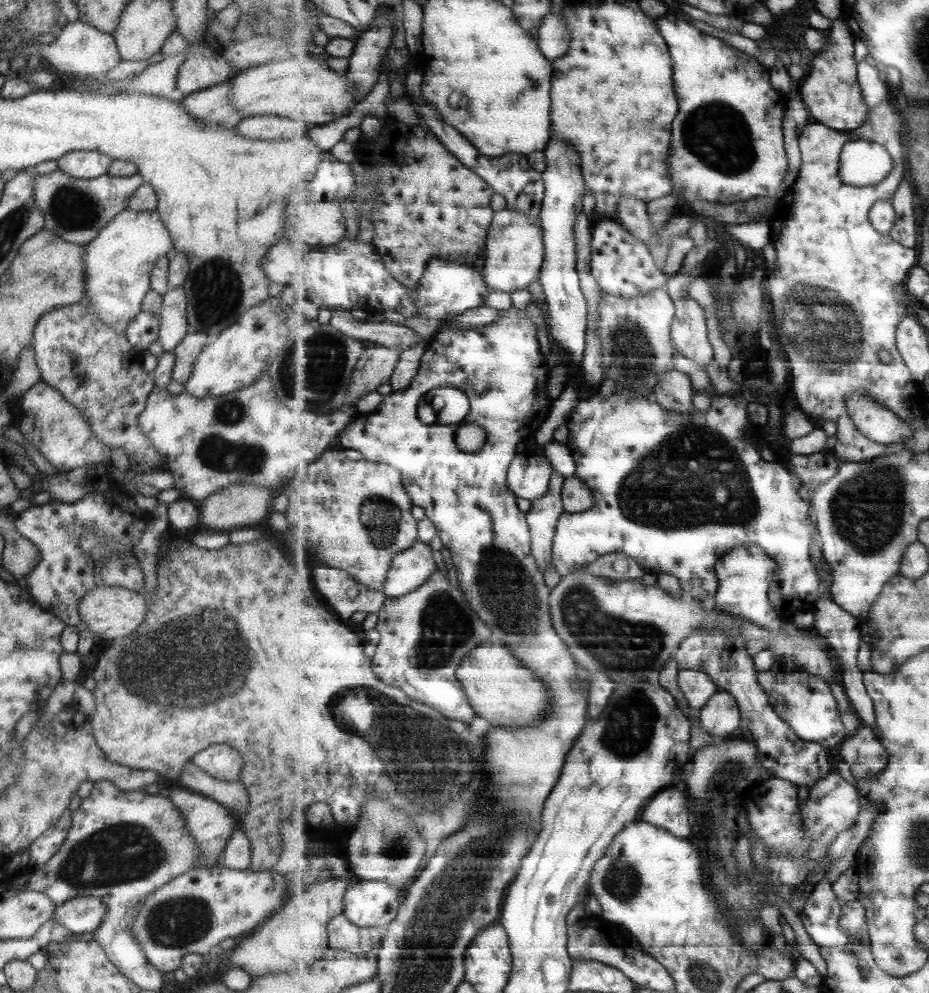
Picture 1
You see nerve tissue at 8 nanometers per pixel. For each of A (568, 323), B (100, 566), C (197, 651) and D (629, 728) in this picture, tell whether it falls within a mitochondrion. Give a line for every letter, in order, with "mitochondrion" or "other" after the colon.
A: other
B: mitochondrion
C: mitochondrion
D: mitochondrion

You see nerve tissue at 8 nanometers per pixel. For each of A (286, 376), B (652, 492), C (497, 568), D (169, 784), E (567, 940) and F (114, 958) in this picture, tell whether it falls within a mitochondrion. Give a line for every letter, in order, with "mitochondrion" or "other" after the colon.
A: mitochondrion
B: mitochondrion
C: mitochondrion
D: other
E: other
F: other

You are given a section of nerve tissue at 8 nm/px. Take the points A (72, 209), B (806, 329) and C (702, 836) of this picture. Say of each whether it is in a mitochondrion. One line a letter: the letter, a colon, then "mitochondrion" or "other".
A: mitochondrion
B: mitochondrion
C: other

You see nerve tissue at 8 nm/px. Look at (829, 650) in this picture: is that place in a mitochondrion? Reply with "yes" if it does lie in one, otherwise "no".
no

